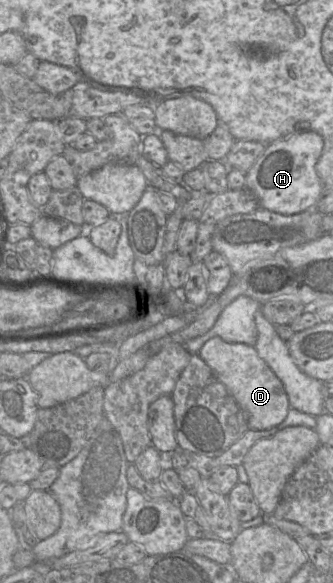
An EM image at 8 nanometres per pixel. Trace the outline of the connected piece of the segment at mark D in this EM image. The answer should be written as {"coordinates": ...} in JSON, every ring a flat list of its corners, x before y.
{"coordinates":[[216,336,201,347,198,355,238,403,249,429,267,430,284,421,290,409,287,393,281,380,255,348,245,343,228,343]]}

